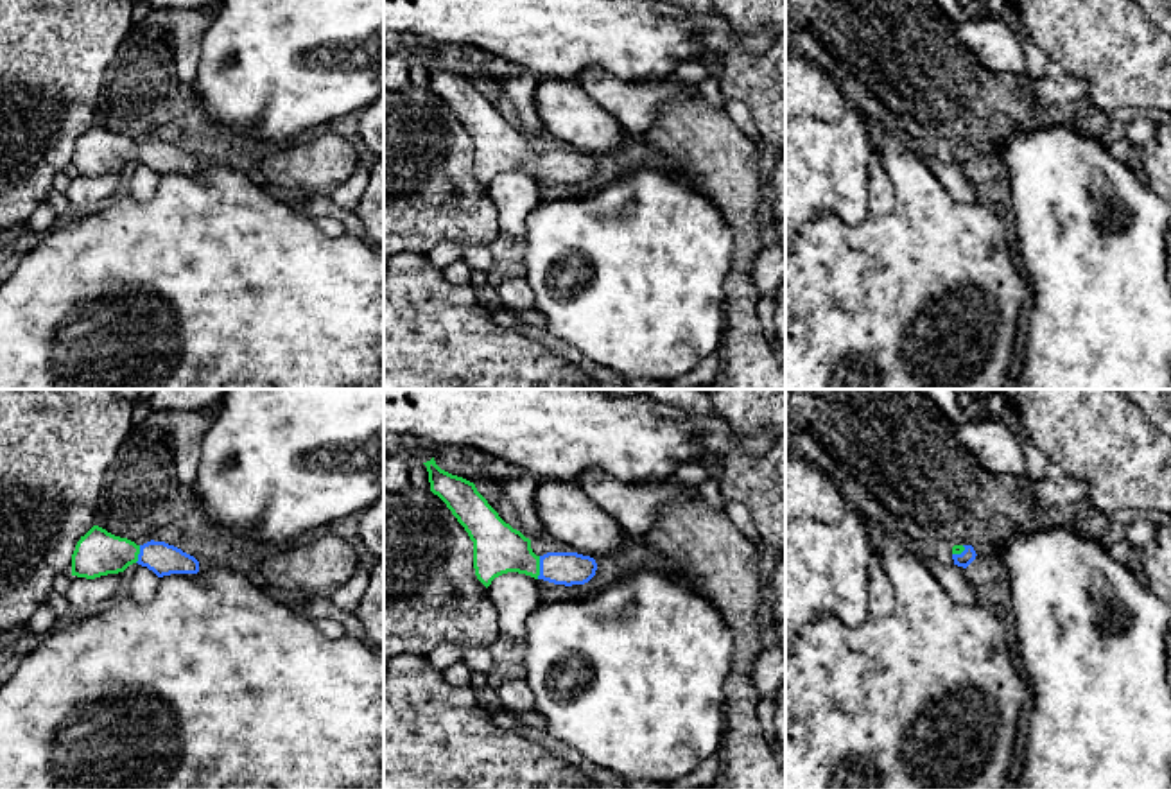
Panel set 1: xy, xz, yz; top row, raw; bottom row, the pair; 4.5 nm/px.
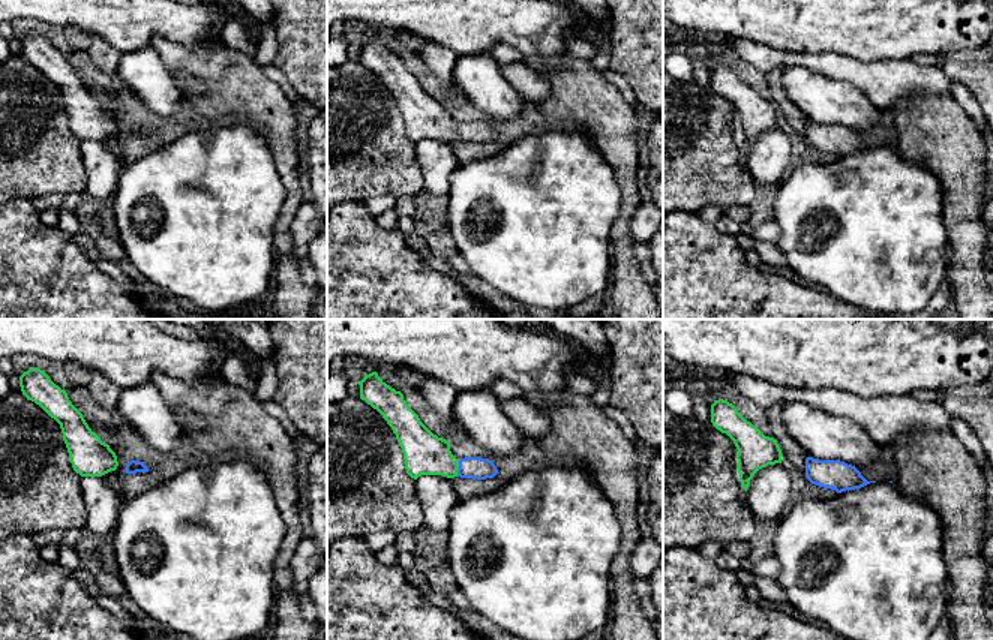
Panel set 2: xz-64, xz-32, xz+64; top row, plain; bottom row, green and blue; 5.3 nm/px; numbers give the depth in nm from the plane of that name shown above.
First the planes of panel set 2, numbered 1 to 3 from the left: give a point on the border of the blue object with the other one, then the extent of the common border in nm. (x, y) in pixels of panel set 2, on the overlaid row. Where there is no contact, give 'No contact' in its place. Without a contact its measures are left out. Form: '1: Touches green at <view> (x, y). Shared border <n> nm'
1: No contact
2: Touches green at xz-32 (458, 468). Shared border 90 nm
3: No contact

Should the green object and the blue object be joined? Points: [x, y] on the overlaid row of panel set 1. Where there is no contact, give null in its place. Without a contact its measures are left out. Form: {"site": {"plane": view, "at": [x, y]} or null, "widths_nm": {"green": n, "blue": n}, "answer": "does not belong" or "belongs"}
{"site": {"plane": "xz", "at": [538, 567]}, "widths_nm": {"green": 220, "blue": 150}, "answer": "belongs"}

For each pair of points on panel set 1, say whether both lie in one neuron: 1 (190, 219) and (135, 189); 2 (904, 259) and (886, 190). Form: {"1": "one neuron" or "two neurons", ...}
{"1": "two neurons", "2": "two neurons"}

